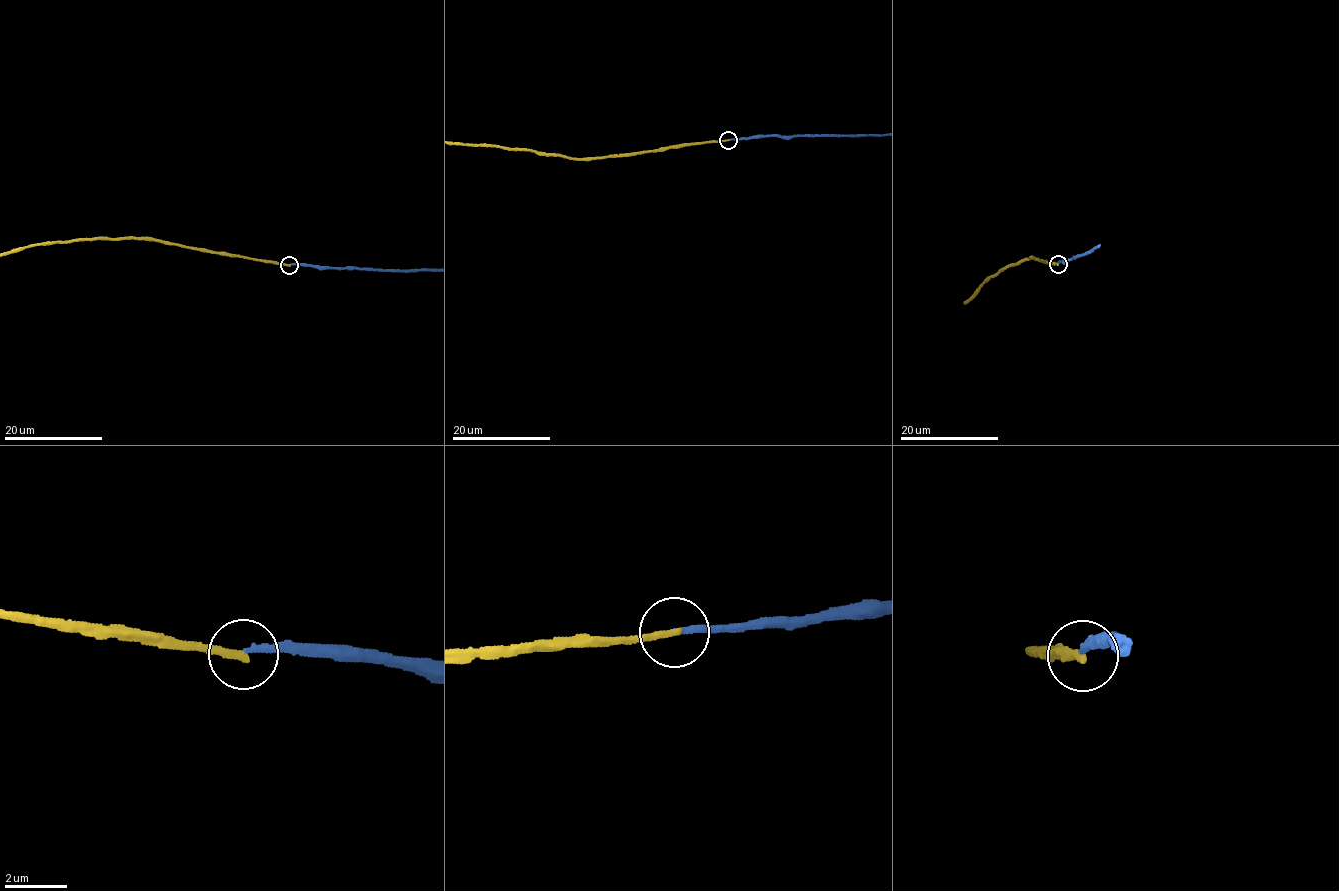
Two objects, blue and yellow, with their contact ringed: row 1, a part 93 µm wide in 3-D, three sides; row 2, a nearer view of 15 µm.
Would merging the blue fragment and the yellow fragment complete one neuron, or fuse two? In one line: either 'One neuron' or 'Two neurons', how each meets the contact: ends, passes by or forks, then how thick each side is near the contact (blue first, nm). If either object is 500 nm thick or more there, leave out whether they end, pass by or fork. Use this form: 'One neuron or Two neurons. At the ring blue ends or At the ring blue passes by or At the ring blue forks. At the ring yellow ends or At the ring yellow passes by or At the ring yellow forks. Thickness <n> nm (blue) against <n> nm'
Two neurons. At the ring blue ends. At the ring yellow ends. Thickness 200 nm (blue) against 240 nm

